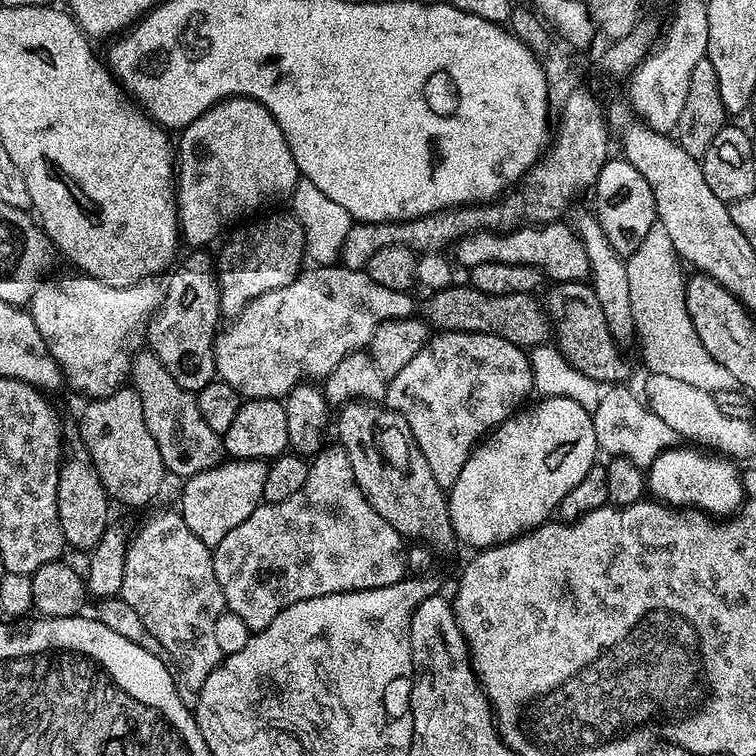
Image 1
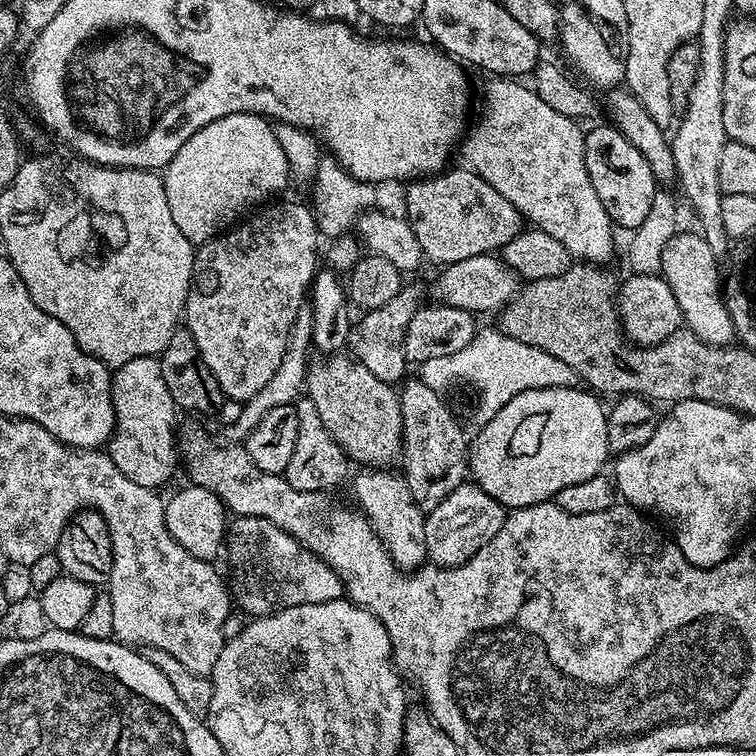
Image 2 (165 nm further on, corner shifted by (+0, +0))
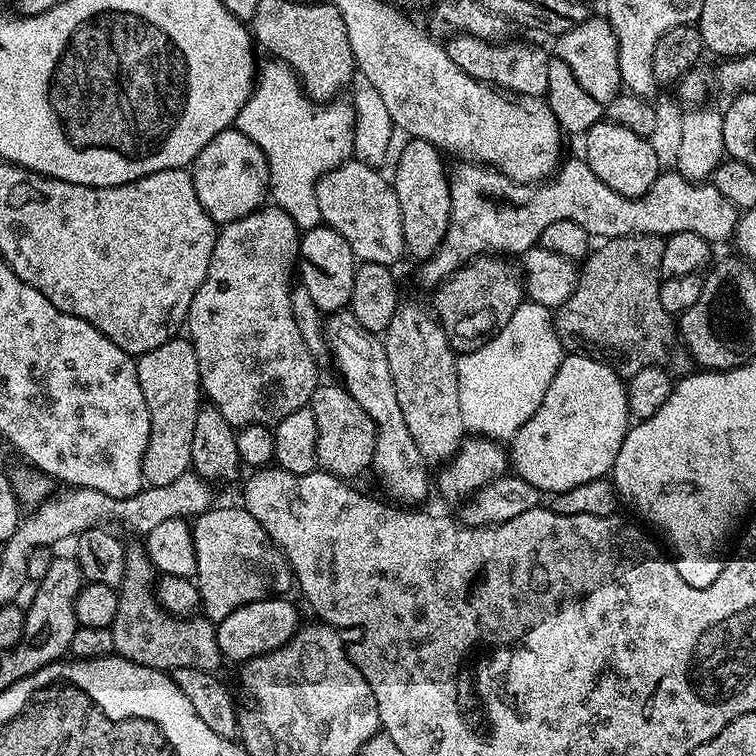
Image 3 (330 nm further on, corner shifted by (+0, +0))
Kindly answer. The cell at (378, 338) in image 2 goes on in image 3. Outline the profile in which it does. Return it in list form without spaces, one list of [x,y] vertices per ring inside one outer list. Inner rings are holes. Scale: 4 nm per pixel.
[[[576,158],[576,160],[567,160],[568,159],[565,159],[563,163],[557,167],[555,173],[547,177],[543,182],[537,182],[531,186],[525,187],[523,190],[516,190],[520,192],[514,193],[512,200],[495,200],[494,197],[488,196],[488,175],[490,175],[490,172],[487,167],[481,166],[475,162],[456,162],[460,164],[451,165],[450,175],[448,177],[448,185],[450,186],[450,222],[448,223],[446,234],[438,246],[438,250],[434,250],[434,254],[419,265],[421,282],[424,283],[429,290],[435,290],[439,288],[448,277],[453,276],[456,271],[464,267],[464,265],[468,264],[470,261],[475,260],[478,256],[483,256],[485,254],[512,254],[508,252],[522,254],[526,250],[530,250],[539,245],[540,235],[542,234],[542,230],[546,230],[546,226],[551,226],[553,222],[562,222],[563,220],[578,222],[578,226],[582,226],[582,230],[586,230],[589,237],[592,238],[596,238],[596,236],[600,236],[599,238],[611,238],[613,236],[663,236],[667,238],[674,234],[682,234],[683,232],[698,234],[703,240],[709,242],[715,242],[715,240],[731,241],[733,237],[735,237],[736,224],[741,218],[741,213],[722,194],[718,194],[718,190],[711,182],[687,180],[684,176],[673,174],[671,171],[668,173],[668,170],[664,170],[661,171],[660,177],[654,182],[654,186],[650,186],[650,190],[646,194],[642,194],[641,196],[623,196],[622,194],[618,194],[618,190],[610,190],[610,186],[606,186],[606,182],[602,182],[602,178],[598,178],[598,174],[594,174],[594,170],[590,170],[590,166],[584,159]]]

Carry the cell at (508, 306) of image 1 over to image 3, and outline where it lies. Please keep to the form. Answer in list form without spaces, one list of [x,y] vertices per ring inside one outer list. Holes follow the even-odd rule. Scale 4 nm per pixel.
[[[613,236],[605,239],[601,248],[593,247],[589,251],[576,277],[574,294],[570,294],[563,306],[554,312],[556,333],[565,350],[609,364],[621,378],[638,374],[638,370],[673,366],[686,360],[686,349],[678,335],[677,321],[673,313],[662,306],[660,297],[664,242],[663,236]]]

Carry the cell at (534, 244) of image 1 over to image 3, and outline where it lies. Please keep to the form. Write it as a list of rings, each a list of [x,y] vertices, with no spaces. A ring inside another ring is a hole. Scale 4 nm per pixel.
[[[415,138],[400,152],[396,160],[396,178],[394,185],[401,207],[402,232],[405,234],[407,255],[413,256],[416,262],[423,262],[438,250],[450,222],[450,186],[448,185],[449,169],[444,168],[445,157],[441,149],[430,142]]]

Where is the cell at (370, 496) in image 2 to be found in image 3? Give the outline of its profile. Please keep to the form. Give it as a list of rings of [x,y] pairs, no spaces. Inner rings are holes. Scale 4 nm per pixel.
[[[350,310],[331,313],[325,319],[324,325],[325,341],[330,356],[332,352],[336,366],[342,374],[343,387],[376,424],[373,473],[376,472],[394,499],[405,500],[408,503],[405,505],[408,506],[423,505],[420,503],[427,498],[428,490],[430,492],[432,488],[430,476],[428,480],[430,470],[406,427],[383,339],[377,333],[366,330]]]

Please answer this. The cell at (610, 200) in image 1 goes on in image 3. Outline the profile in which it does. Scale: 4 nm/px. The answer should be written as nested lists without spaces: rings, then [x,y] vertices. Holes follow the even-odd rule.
[[[607,118],[593,125],[582,136],[584,152],[582,159],[610,186],[610,190],[618,190],[623,196],[641,196],[654,186],[654,182],[660,177],[662,171],[662,156],[655,152],[649,137],[639,136],[625,126],[614,124]]]

